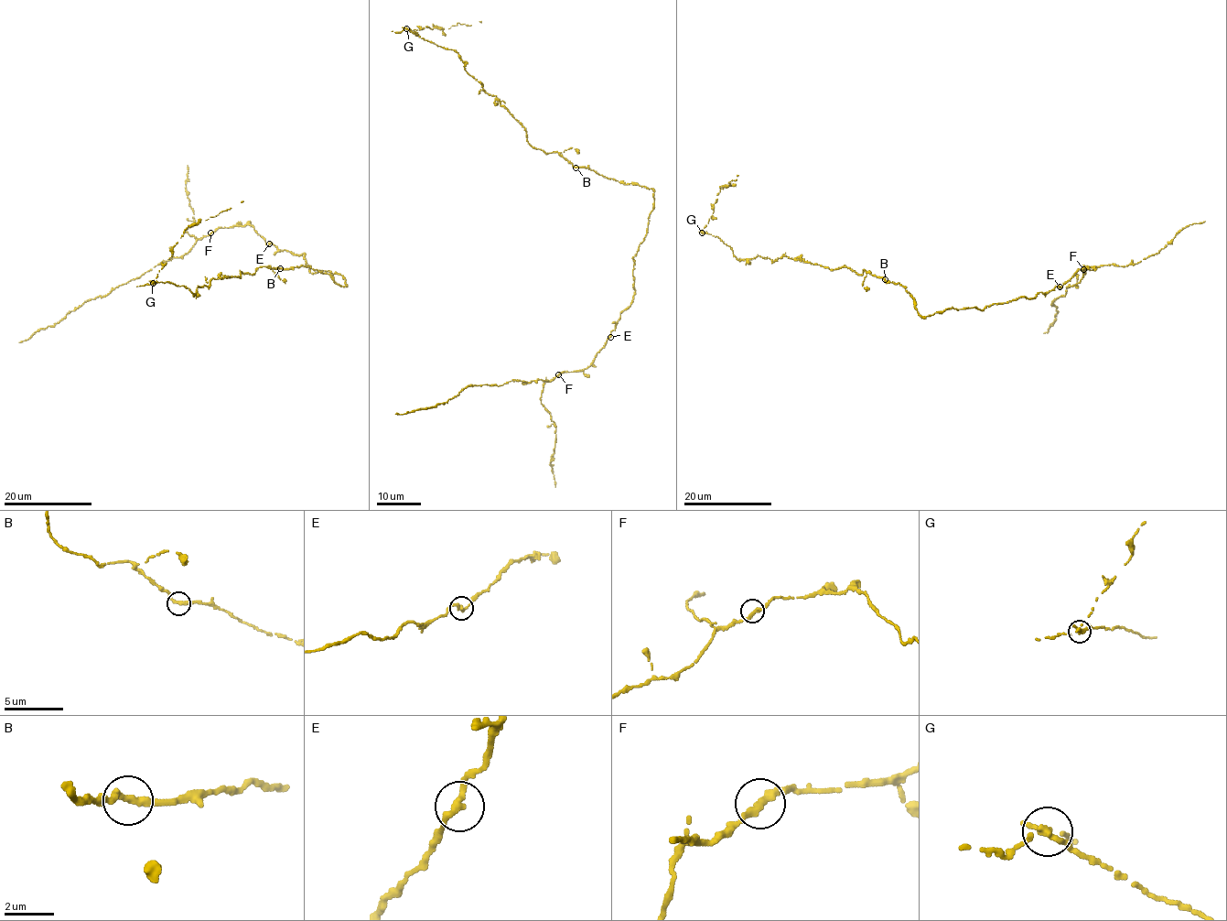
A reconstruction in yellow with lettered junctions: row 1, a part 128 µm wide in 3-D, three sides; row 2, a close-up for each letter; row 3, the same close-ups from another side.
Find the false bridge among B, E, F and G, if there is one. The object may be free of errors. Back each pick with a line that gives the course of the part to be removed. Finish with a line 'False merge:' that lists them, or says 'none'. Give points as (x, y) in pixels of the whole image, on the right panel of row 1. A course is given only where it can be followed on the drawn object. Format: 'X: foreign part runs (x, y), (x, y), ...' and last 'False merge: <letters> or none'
False merge: G

